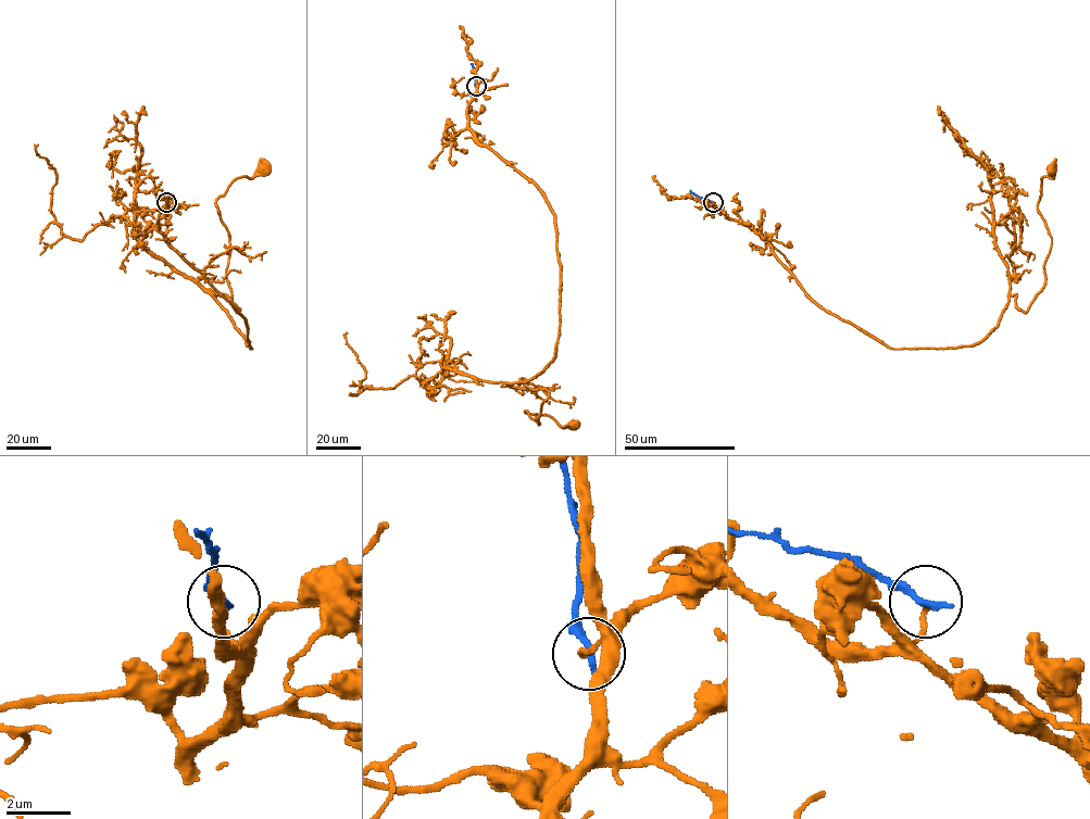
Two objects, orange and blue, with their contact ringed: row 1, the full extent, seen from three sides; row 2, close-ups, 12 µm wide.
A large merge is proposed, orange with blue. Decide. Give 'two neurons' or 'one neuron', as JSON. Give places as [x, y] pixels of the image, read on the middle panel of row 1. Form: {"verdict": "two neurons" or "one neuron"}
{"verdict": "two neurons"}

